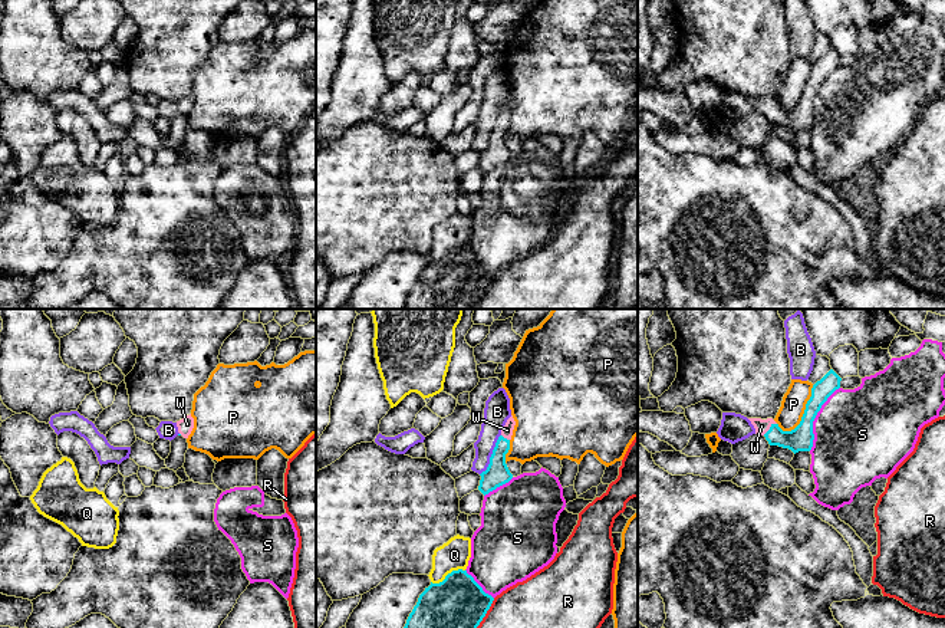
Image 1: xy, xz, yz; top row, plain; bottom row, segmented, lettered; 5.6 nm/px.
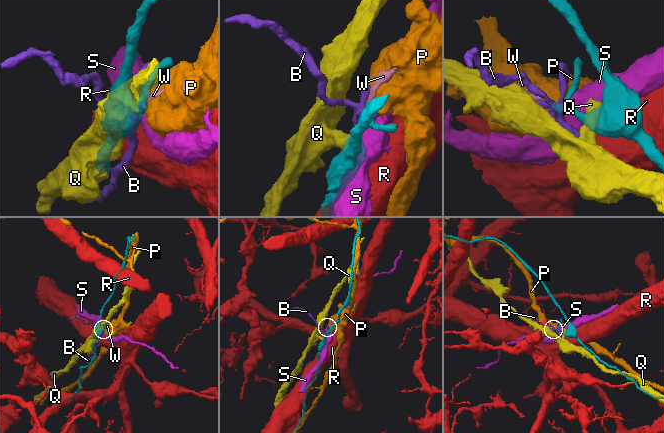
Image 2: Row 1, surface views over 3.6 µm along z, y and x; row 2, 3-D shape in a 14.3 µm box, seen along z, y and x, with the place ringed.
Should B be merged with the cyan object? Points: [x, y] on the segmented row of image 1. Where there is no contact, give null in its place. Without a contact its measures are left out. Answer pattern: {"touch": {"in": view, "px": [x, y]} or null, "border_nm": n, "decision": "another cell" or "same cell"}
{"touch": {"in": "xz", "px": [491, 454]}, "border_nm": 260, "decision": "another cell"}

